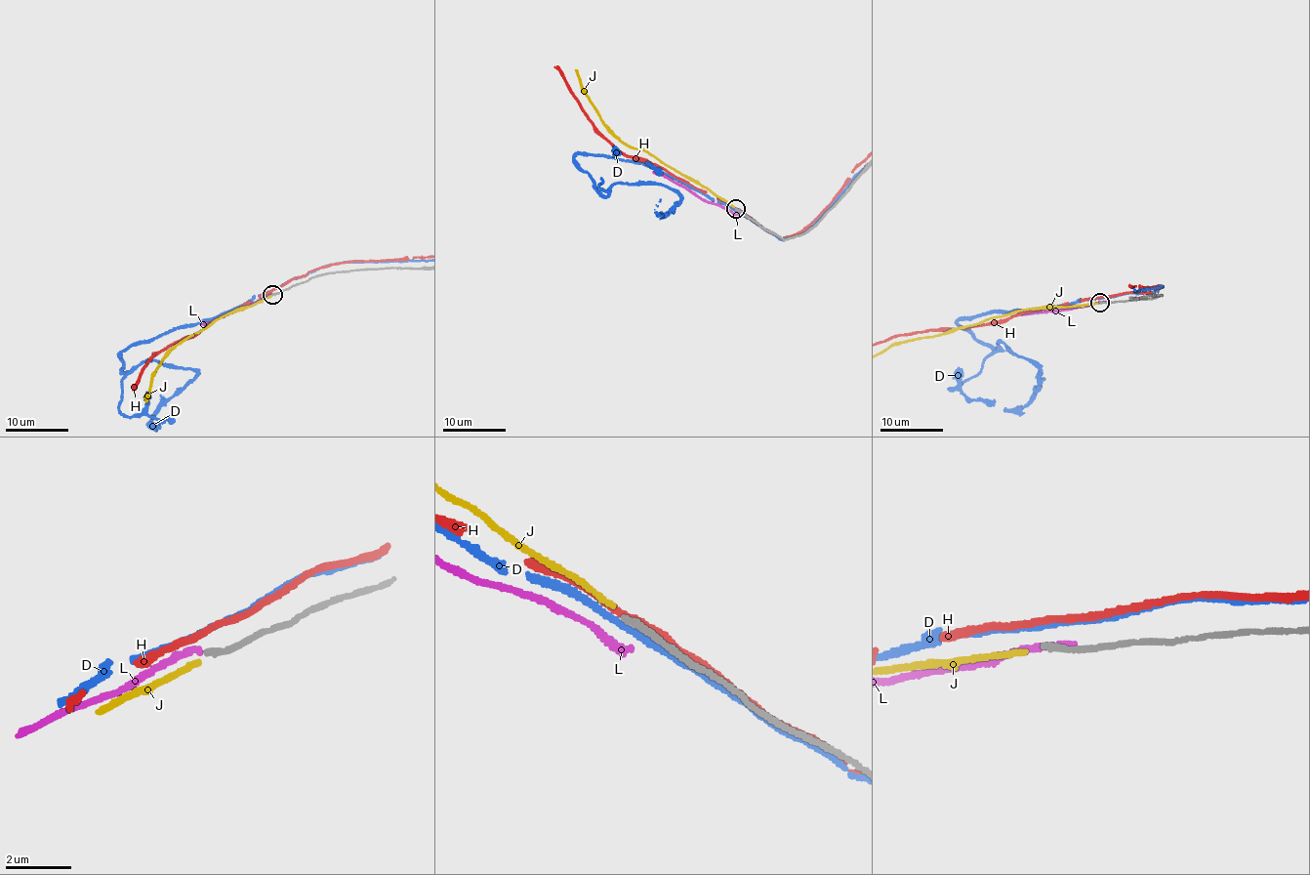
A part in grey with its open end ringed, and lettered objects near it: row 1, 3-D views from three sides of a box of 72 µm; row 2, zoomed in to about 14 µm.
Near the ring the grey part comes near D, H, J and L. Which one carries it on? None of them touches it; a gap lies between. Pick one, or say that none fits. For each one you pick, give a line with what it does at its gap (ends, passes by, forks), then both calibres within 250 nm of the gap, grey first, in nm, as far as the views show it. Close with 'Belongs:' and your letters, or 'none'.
J: it ends; calibres 180 and 140 nm
Belongs: J

